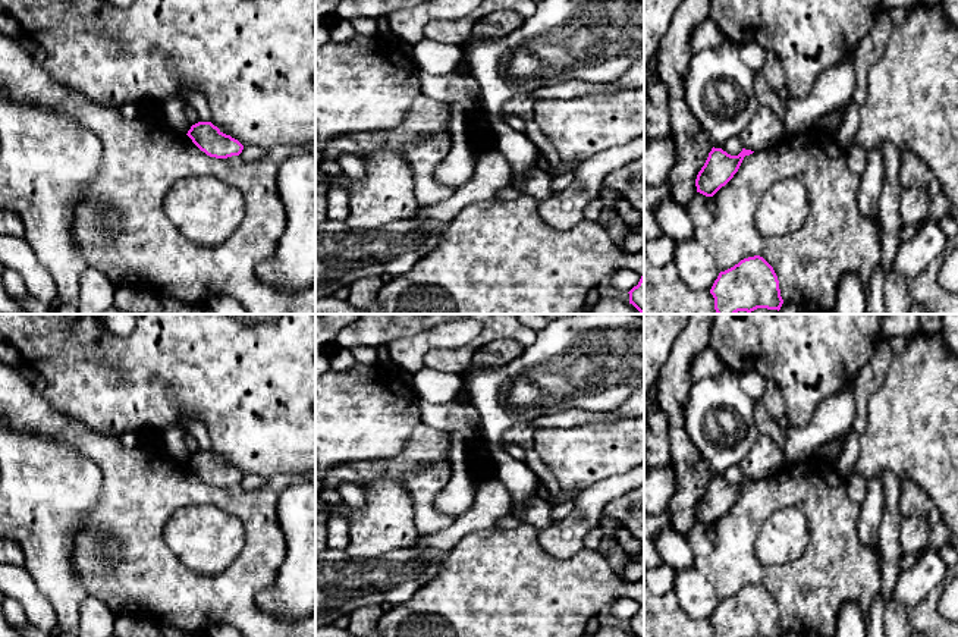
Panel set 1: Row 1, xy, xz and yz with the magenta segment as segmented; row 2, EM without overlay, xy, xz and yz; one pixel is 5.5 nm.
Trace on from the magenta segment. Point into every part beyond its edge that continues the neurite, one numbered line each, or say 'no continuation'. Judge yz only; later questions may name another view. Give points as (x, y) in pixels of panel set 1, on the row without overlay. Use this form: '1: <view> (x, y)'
no continuation

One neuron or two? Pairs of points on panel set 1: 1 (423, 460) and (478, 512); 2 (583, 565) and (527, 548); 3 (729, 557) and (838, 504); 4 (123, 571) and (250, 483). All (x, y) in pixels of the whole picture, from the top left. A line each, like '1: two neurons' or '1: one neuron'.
1: two neurons
2: one neuron
3: one neuron
4: two neurons

